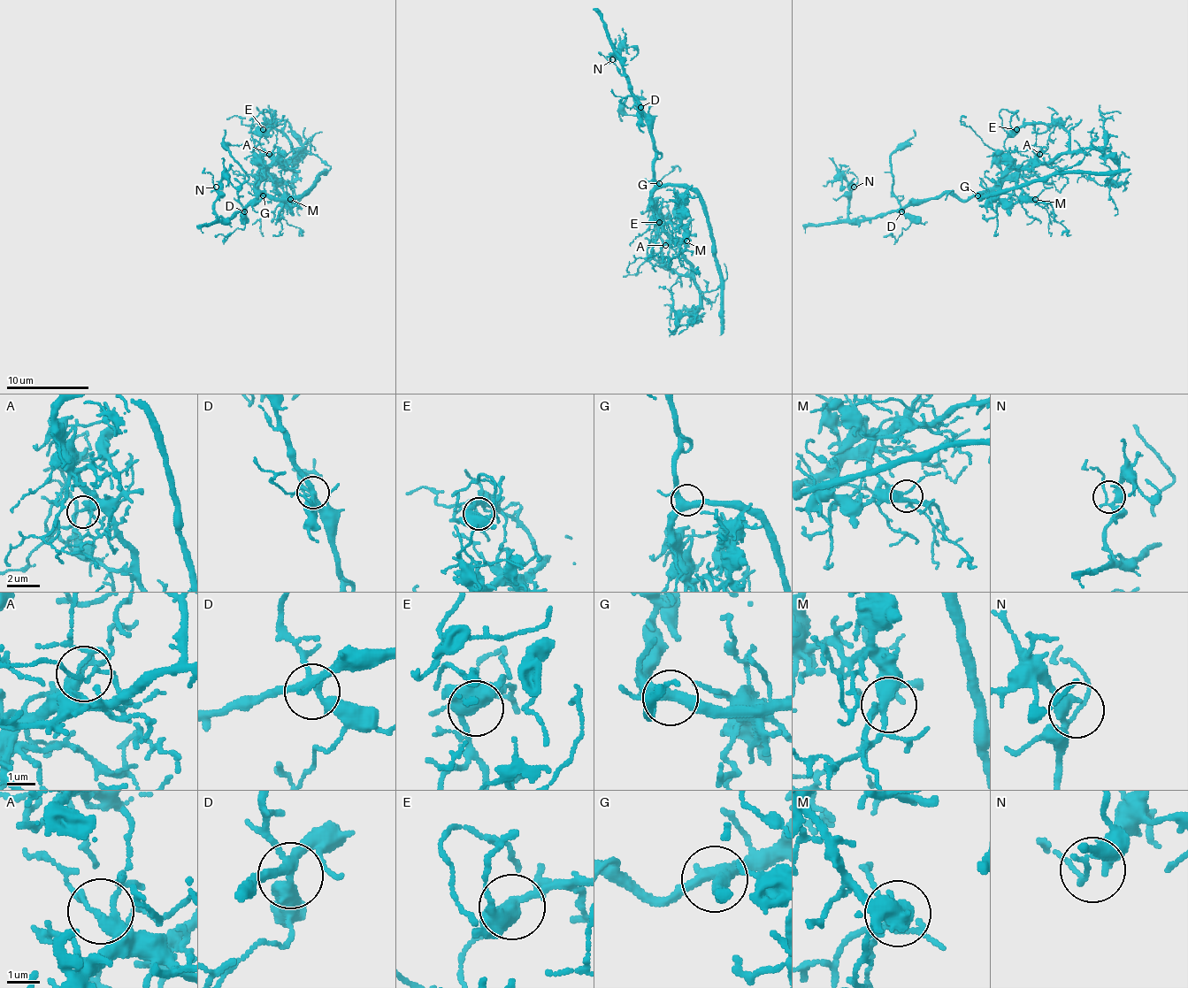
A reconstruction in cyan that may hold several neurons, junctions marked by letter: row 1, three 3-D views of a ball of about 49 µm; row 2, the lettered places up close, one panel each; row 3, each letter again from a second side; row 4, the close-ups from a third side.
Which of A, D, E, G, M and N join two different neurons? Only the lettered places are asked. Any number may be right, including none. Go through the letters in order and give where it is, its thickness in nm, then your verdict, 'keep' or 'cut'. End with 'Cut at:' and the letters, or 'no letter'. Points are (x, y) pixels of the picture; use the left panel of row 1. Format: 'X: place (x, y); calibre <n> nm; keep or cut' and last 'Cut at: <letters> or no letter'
A: place (269, 154); calibre 240 nm; keep
D: place (244, 211); calibre 320 nm; keep
E: place (263, 129); calibre 480 nm; keep
G: place (263, 195); calibre 400 nm; keep
M: place (290, 199); calibre 340 nm; keep
N: place (216, 187); calibre 130 nm; keep
Cut at: no letter

